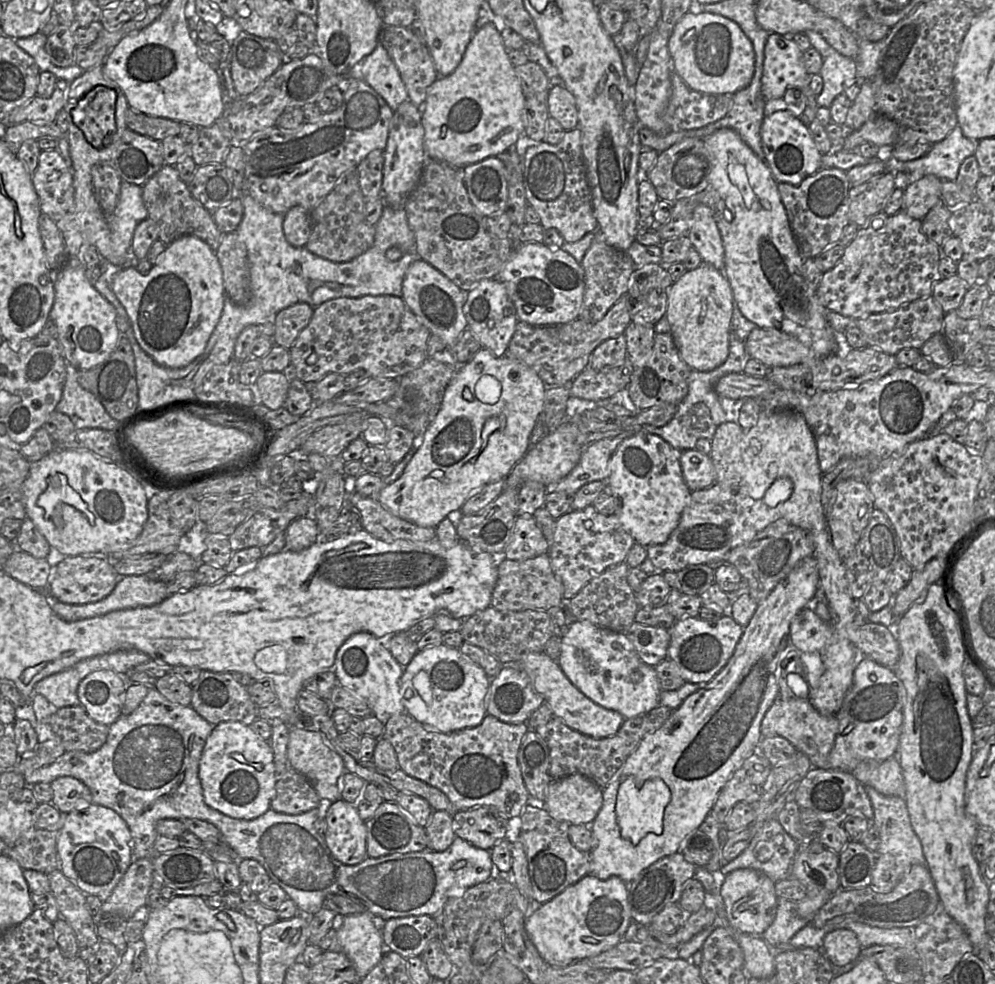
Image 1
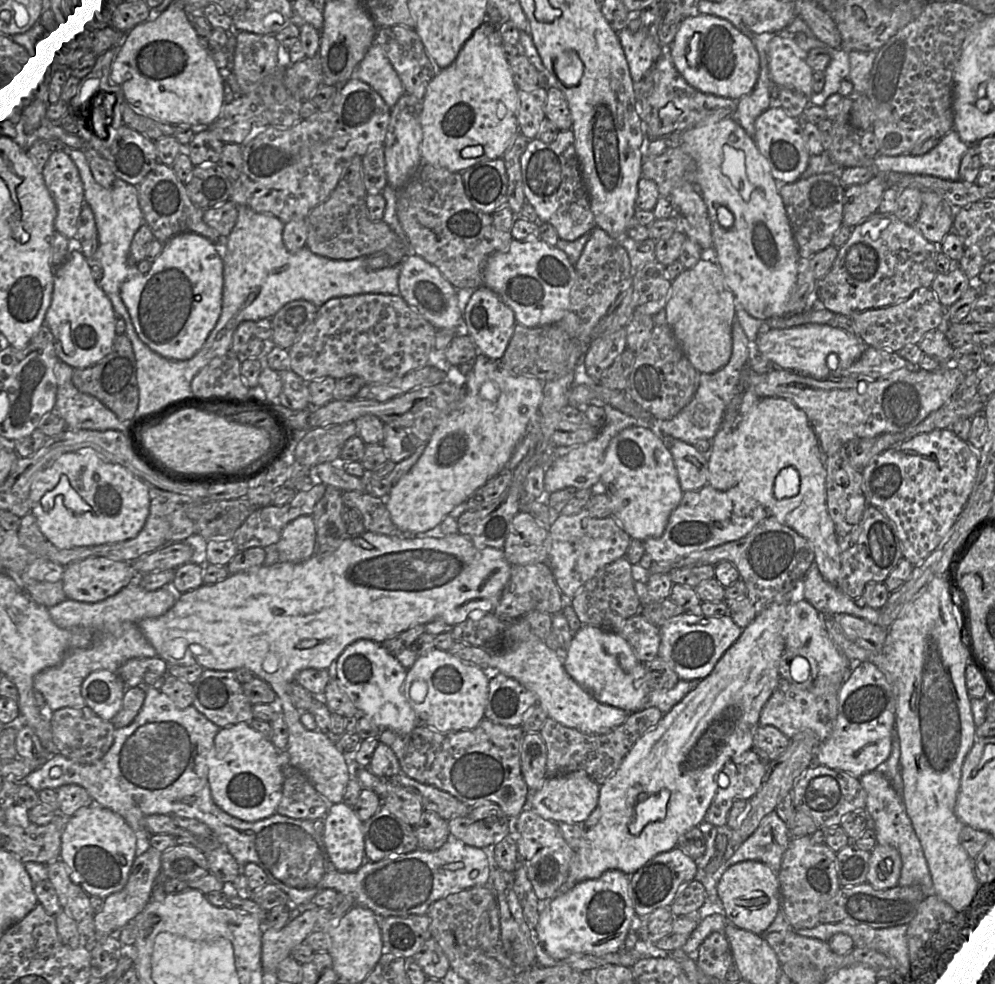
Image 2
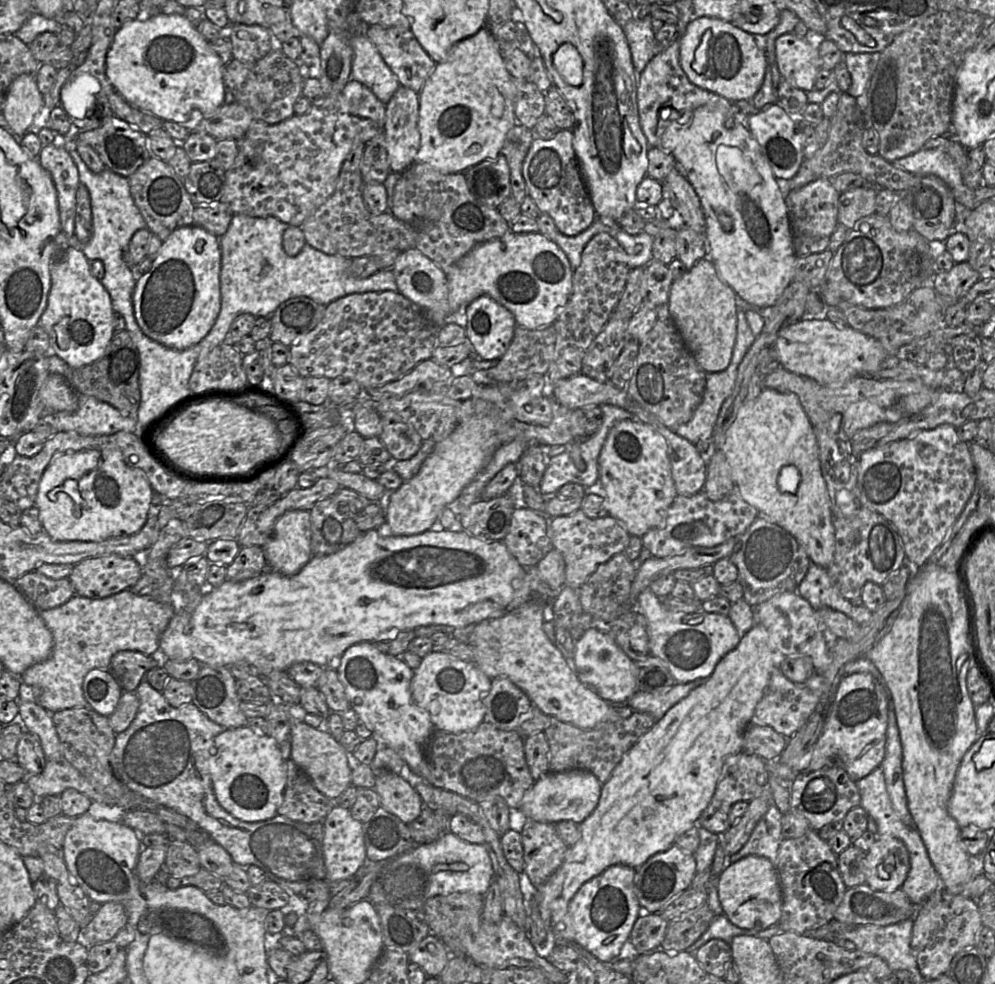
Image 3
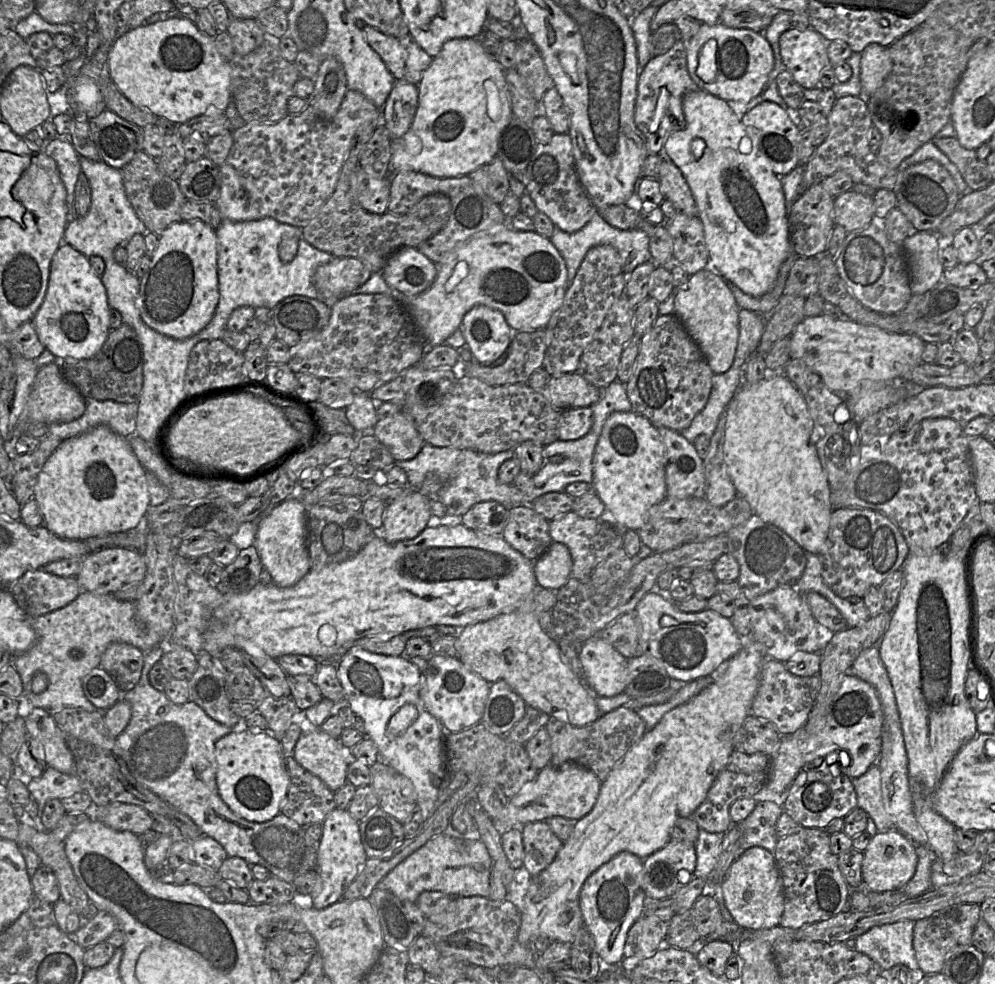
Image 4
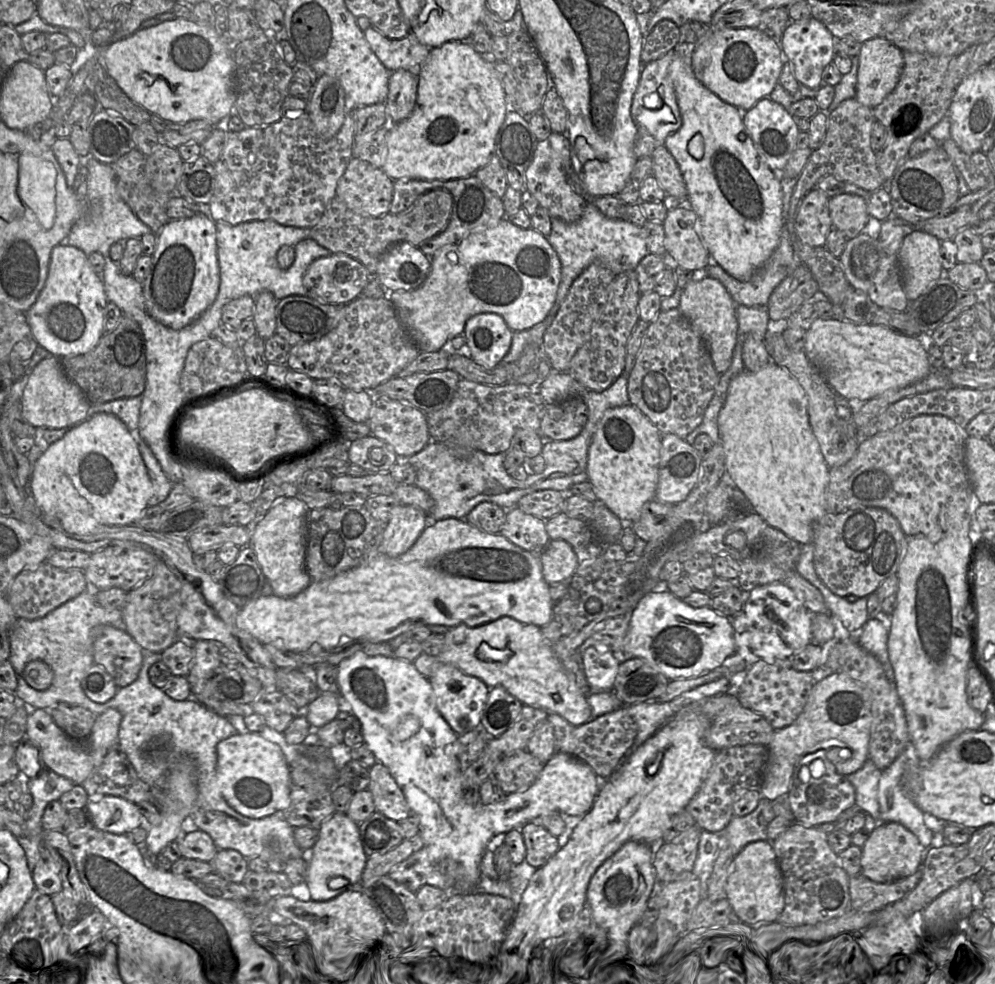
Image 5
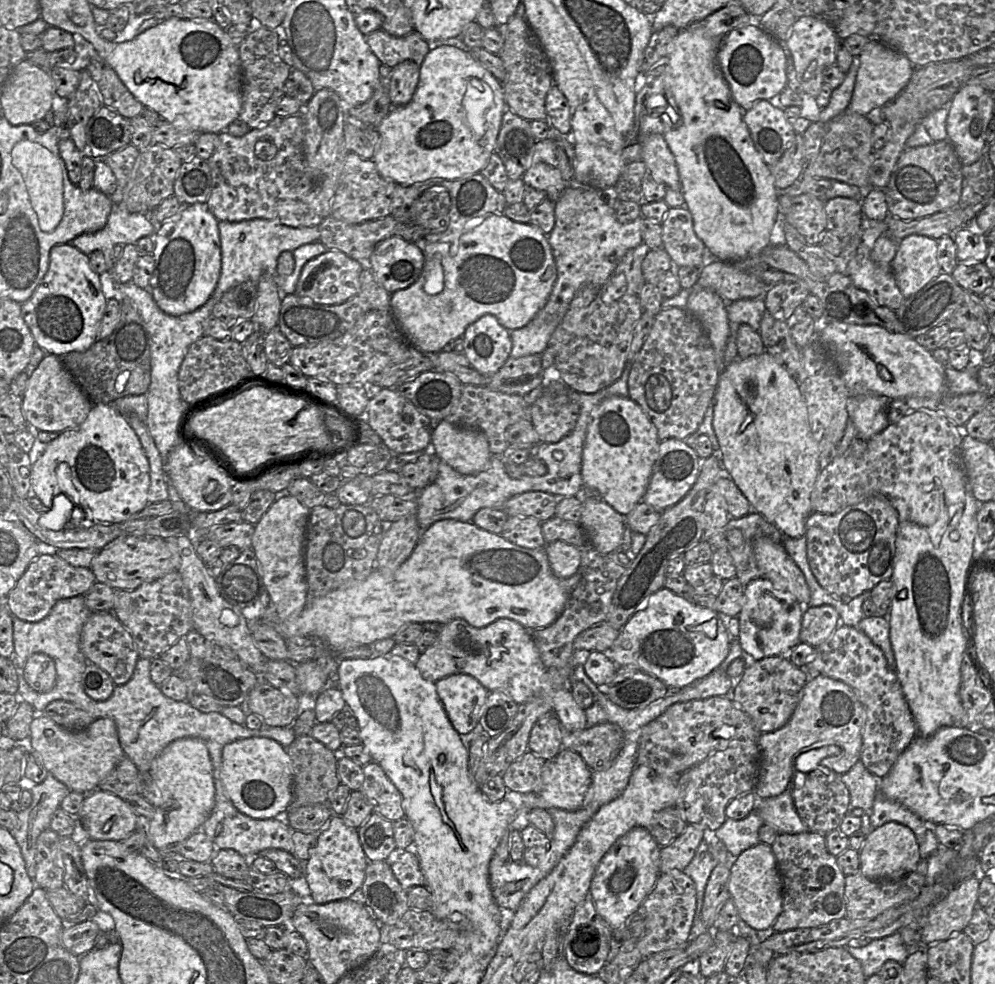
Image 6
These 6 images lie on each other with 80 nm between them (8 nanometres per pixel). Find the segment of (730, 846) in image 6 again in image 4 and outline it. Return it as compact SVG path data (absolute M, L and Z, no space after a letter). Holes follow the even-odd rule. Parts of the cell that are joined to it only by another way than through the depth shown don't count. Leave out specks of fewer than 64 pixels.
M757 801L754 810L744 820L736 823L741 831L741 844L734 860L753 846L763 847L774 854L778 841L775 825L782 812L783 806L775 801Z

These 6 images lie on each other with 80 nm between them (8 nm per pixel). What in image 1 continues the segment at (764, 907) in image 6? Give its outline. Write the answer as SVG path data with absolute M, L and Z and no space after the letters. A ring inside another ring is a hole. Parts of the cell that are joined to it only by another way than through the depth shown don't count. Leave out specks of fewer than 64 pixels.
M741 868L727 874L721 884L720 894L730 925L742 932L762 935L772 924L777 911L775 883L763 872Z

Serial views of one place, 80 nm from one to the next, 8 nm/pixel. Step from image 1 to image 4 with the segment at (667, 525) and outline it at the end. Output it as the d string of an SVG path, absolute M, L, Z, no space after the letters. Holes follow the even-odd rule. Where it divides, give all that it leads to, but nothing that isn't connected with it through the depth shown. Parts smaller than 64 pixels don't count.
M615 412L606 420L593 460L592 486L603 502L608 517L624 529L638 531L649 520L650 509L667 498L665 479L666 448L657 430L645 417L635 412Z

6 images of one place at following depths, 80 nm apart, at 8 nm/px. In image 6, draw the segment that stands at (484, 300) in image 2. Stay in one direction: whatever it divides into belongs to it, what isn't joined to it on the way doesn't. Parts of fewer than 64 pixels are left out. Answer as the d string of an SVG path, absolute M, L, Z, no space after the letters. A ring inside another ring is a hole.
M487 314L467 327L463 353L484 376L493 376L506 363L512 350L510 331L496 317Z

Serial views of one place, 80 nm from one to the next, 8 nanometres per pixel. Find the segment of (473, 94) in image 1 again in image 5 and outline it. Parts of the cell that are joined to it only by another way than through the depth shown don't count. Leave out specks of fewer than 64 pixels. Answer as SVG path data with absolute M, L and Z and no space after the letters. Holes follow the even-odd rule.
M450 41L439 47L430 49L429 55L419 75L418 94L415 108L412 114L405 120L389 124L387 133L387 155L381 168L391 179L420 179L420 180L453 180L466 178L474 175L479 169L488 164L492 155L495 154L495 141L497 134L504 123L507 112L510 109L507 95L498 74L493 68L493 61L496 59L491 55L481 55L469 44L461 41Z

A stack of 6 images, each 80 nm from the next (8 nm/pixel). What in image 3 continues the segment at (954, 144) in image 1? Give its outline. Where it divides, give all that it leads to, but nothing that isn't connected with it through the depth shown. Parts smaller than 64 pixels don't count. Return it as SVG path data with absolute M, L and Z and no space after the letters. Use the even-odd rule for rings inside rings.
M921 149L893 161L892 165L916 176L937 176L951 189L964 185L960 168L952 157L941 149Z

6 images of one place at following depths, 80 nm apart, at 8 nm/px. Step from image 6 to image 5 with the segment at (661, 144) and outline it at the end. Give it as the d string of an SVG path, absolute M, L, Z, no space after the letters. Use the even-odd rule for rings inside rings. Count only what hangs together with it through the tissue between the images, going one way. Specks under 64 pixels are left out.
M665 145L657 147L650 156L653 176L666 194L687 201L687 188L678 164Z

